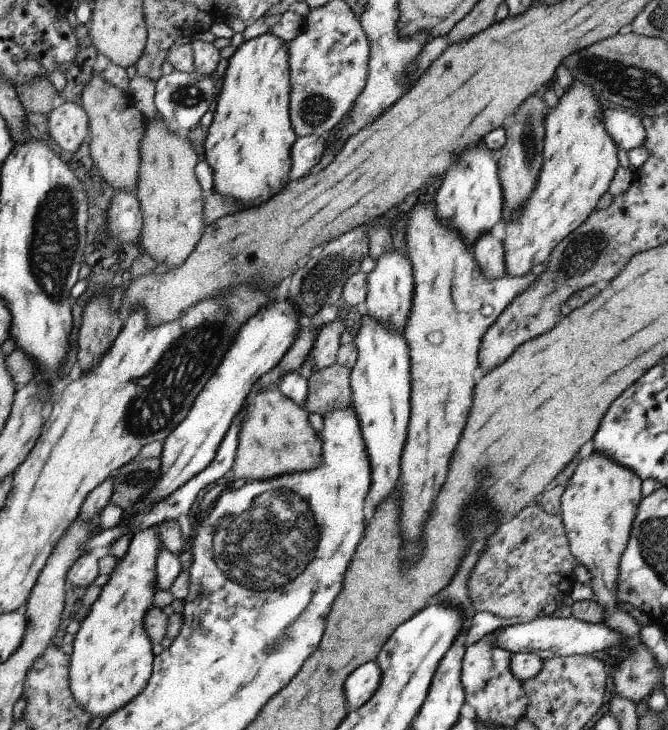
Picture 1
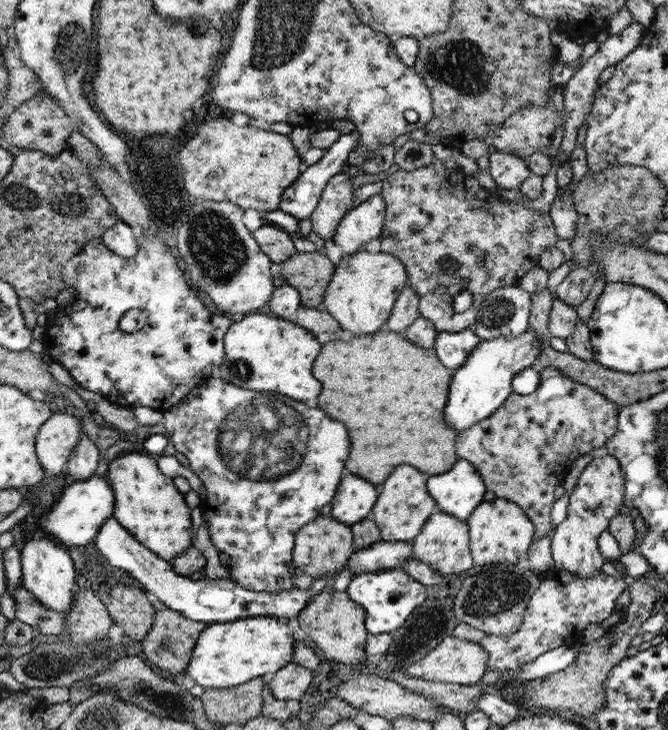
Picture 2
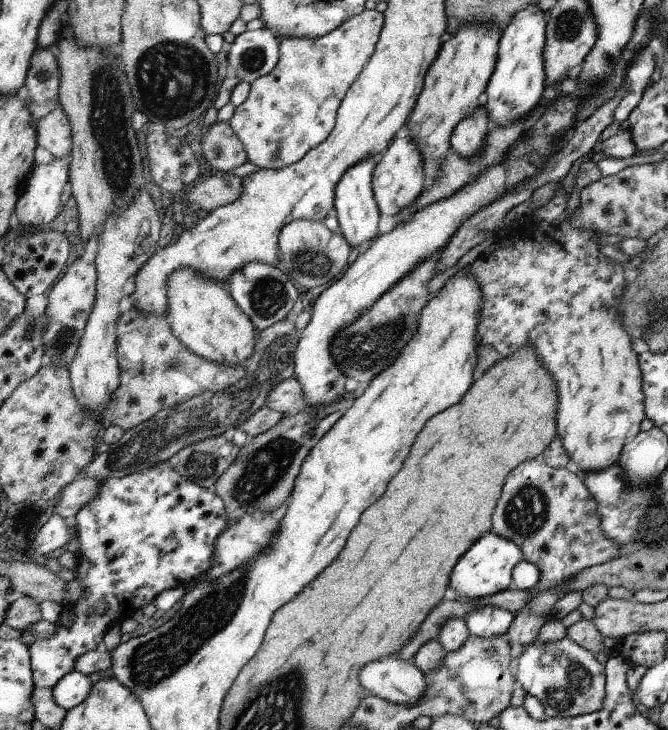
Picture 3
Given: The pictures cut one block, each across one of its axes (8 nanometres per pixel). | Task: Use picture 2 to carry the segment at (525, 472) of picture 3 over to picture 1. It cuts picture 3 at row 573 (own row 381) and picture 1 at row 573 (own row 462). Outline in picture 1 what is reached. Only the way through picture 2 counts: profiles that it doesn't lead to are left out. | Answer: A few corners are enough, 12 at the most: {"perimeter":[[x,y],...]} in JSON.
{"perimeter":[[524,507],[468,581],[475,612],[550,617],[579,563],[561,515]]}

